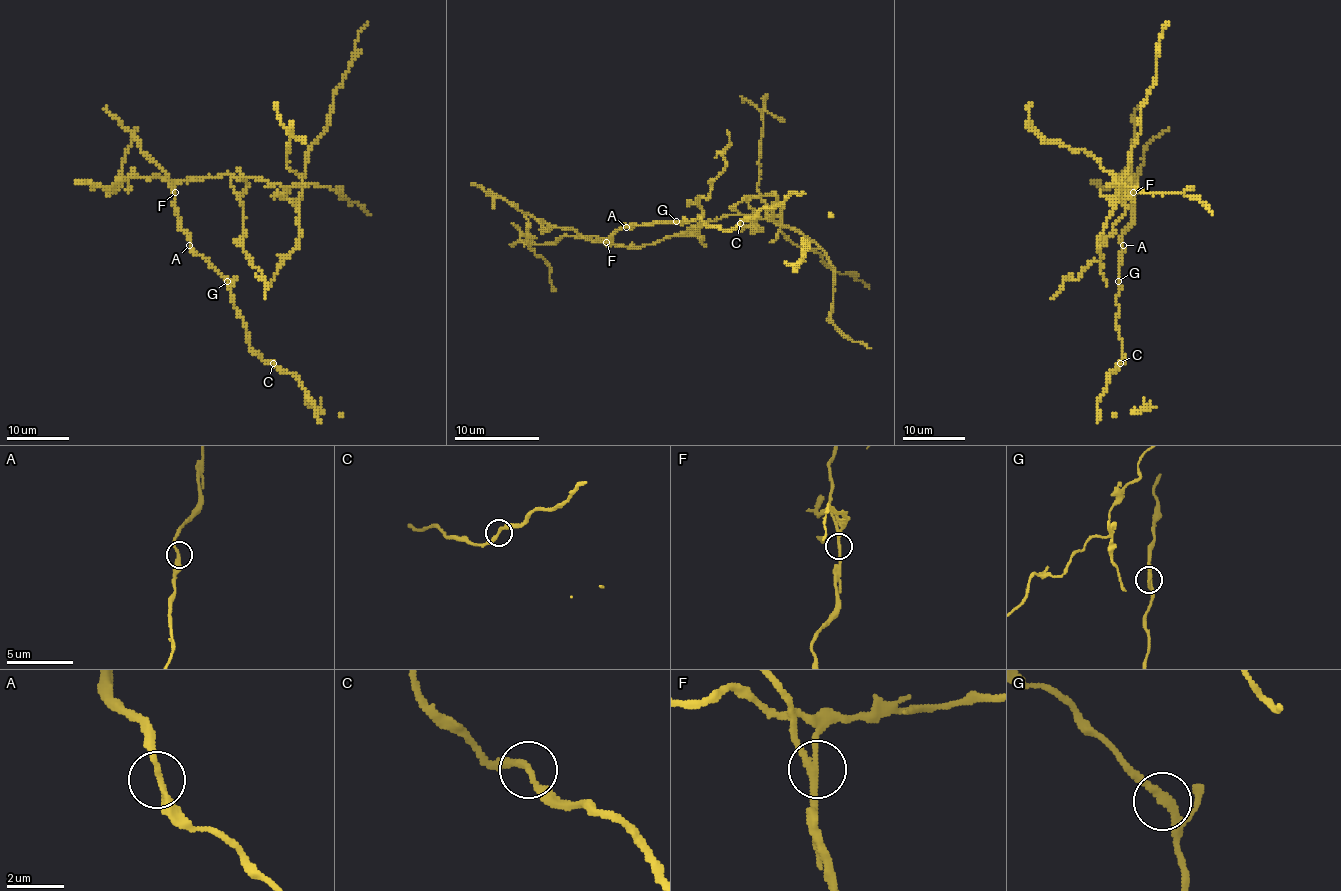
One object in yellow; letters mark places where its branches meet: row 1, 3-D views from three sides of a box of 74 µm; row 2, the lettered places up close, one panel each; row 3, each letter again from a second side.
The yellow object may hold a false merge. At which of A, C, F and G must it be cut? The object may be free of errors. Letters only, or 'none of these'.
F

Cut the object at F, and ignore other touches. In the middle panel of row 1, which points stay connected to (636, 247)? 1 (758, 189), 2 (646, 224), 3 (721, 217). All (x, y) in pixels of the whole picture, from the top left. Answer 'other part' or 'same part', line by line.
1: same part
2: other part
3: same part

